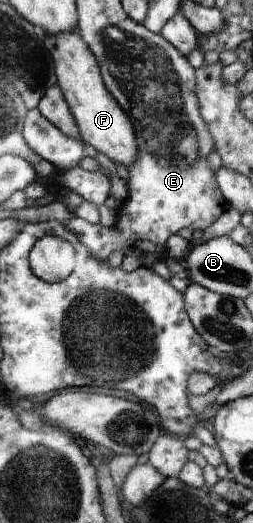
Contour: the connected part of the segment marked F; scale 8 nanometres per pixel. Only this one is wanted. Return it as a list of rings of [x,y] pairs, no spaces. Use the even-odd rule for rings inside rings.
[[[79,32],[46,35],[44,41],[53,56],[57,85],[79,127],[80,139],[108,155],[113,162],[118,161],[114,163],[122,163],[129,169],[138,155],[135,131],[130,119],[105,86],[94,52]]]

